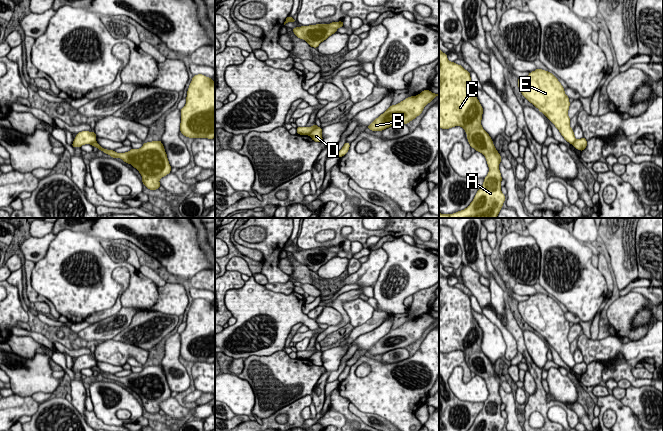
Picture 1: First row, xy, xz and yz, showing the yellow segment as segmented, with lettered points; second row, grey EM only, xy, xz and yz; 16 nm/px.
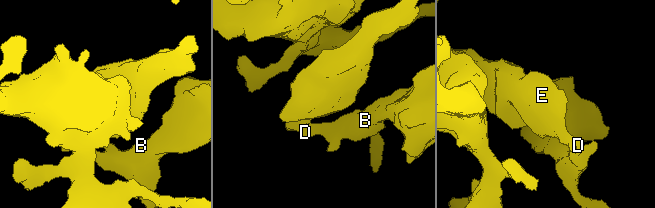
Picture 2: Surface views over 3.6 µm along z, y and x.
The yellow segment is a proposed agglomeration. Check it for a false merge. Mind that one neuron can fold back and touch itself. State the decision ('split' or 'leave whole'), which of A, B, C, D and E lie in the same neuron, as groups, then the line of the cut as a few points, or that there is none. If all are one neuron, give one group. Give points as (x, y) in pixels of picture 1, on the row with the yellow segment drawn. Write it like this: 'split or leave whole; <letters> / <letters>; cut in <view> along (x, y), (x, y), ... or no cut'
split; A B C D / E; cut in xz along (318, 127), (308, 134)

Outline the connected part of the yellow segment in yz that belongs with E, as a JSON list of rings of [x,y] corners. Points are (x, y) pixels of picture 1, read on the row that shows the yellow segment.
[[[538,68],[528,76],[518,78],[518,88],[522,95],[555,125],[567,142],[575,142],[568,116],[569,97],[552,73]]]

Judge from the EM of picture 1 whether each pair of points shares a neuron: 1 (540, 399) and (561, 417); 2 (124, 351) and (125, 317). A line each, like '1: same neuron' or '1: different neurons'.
1: different neurons
2: different neurons

